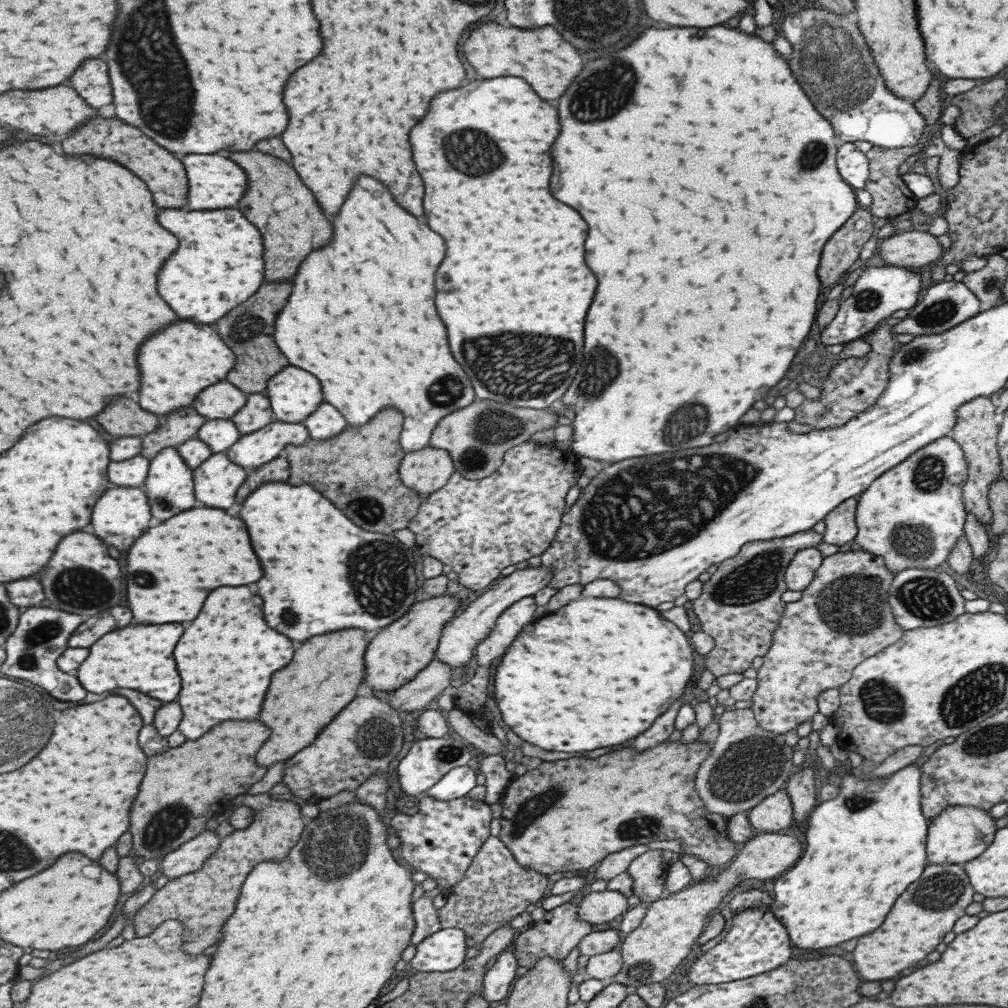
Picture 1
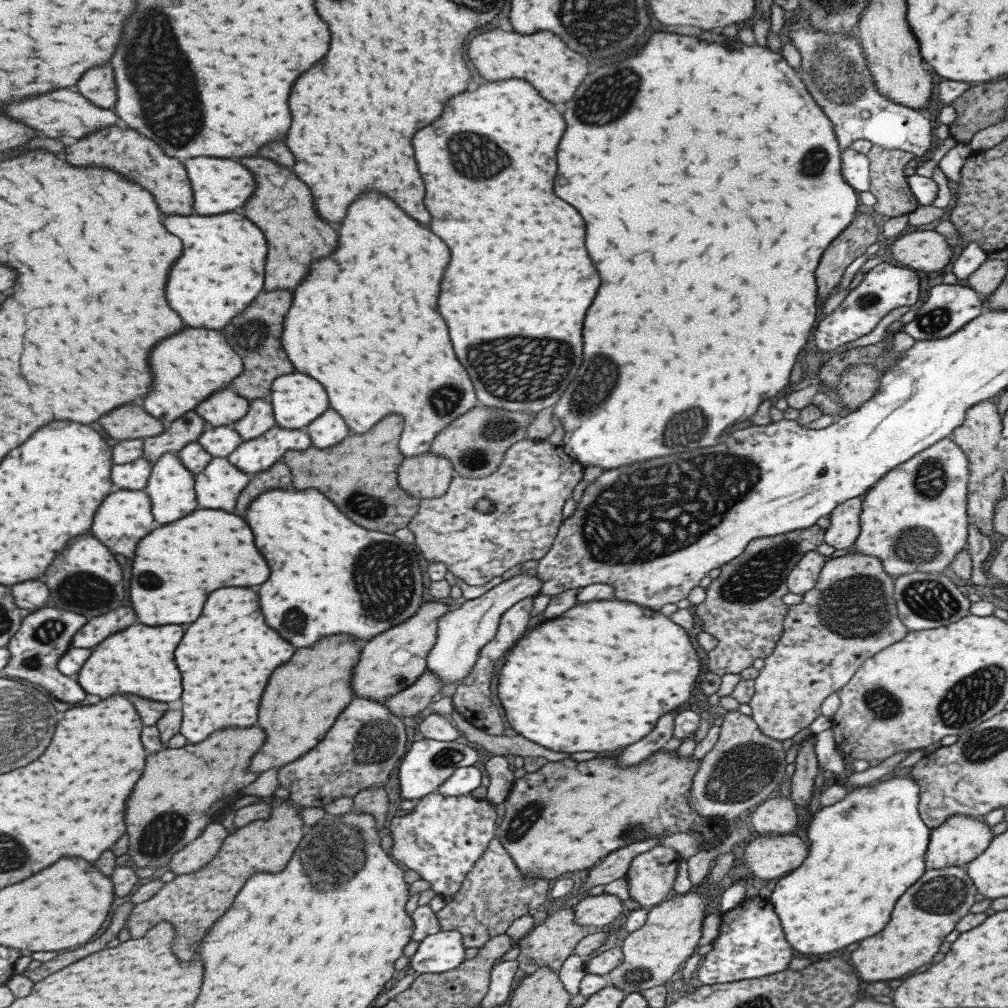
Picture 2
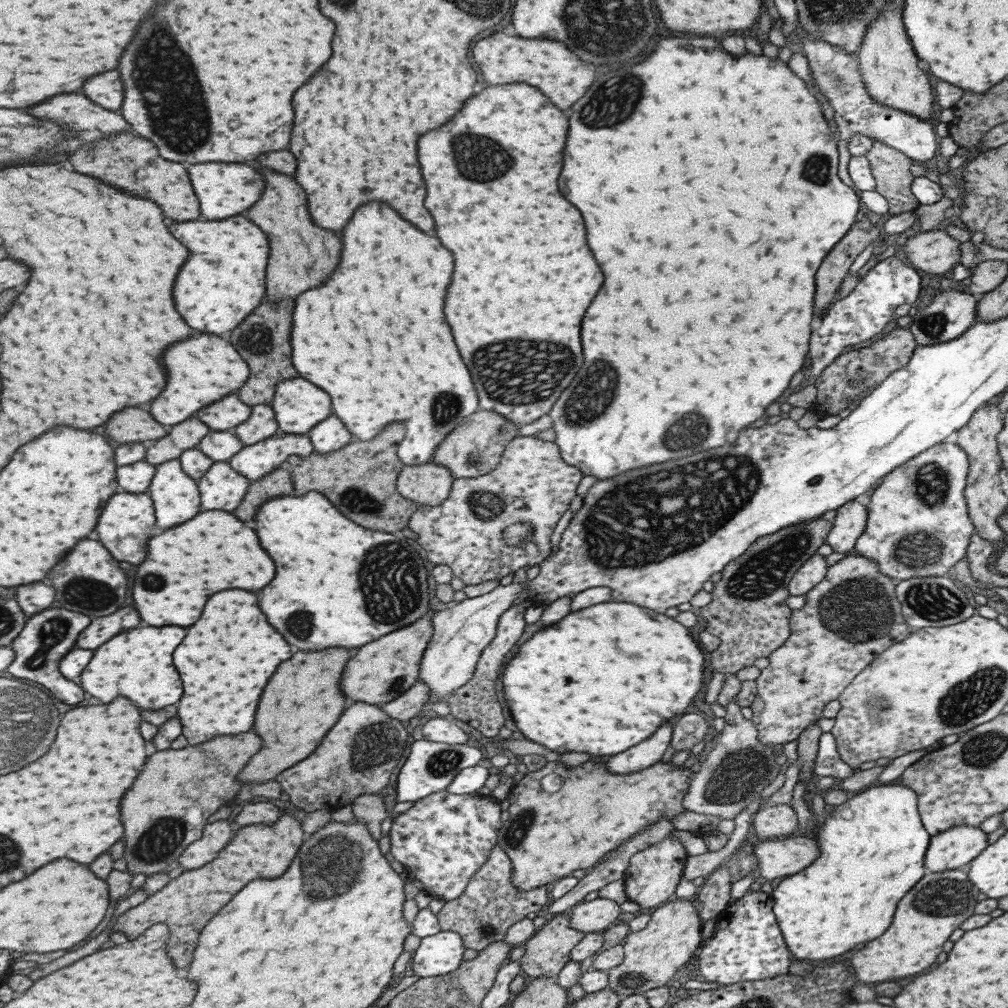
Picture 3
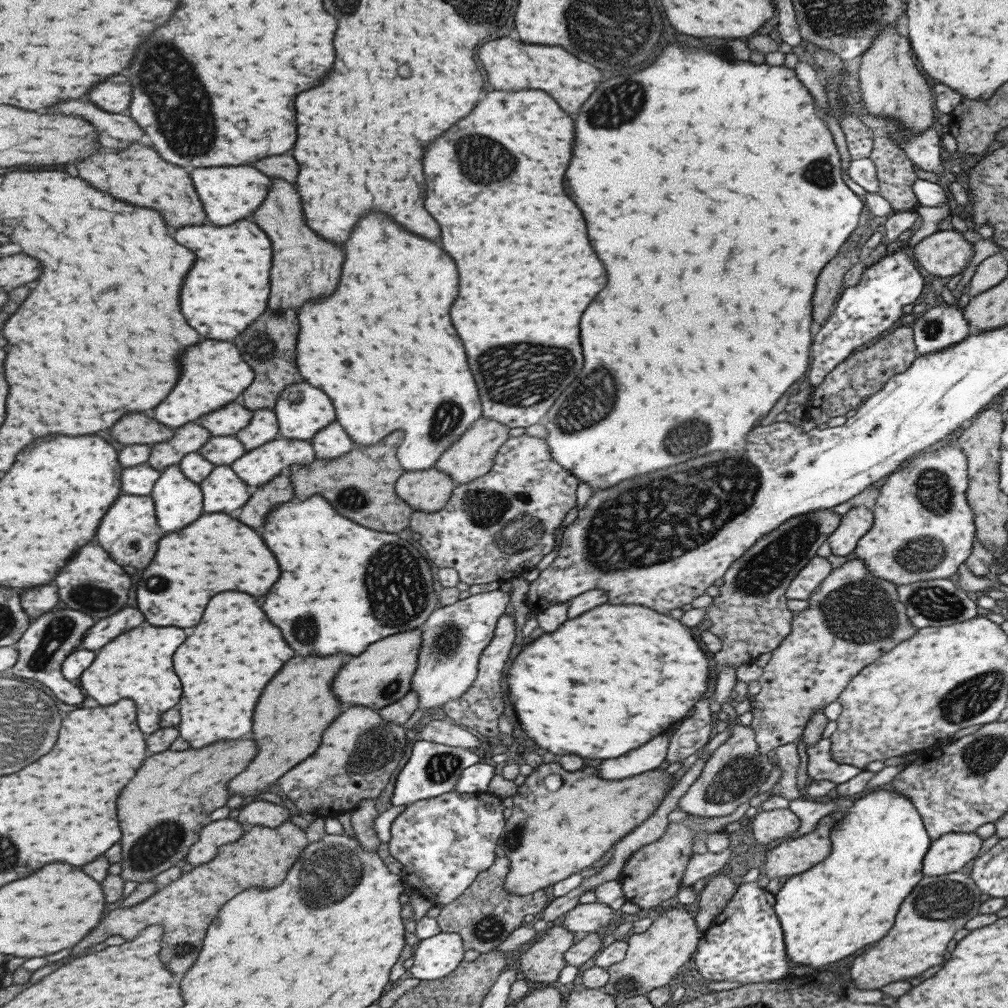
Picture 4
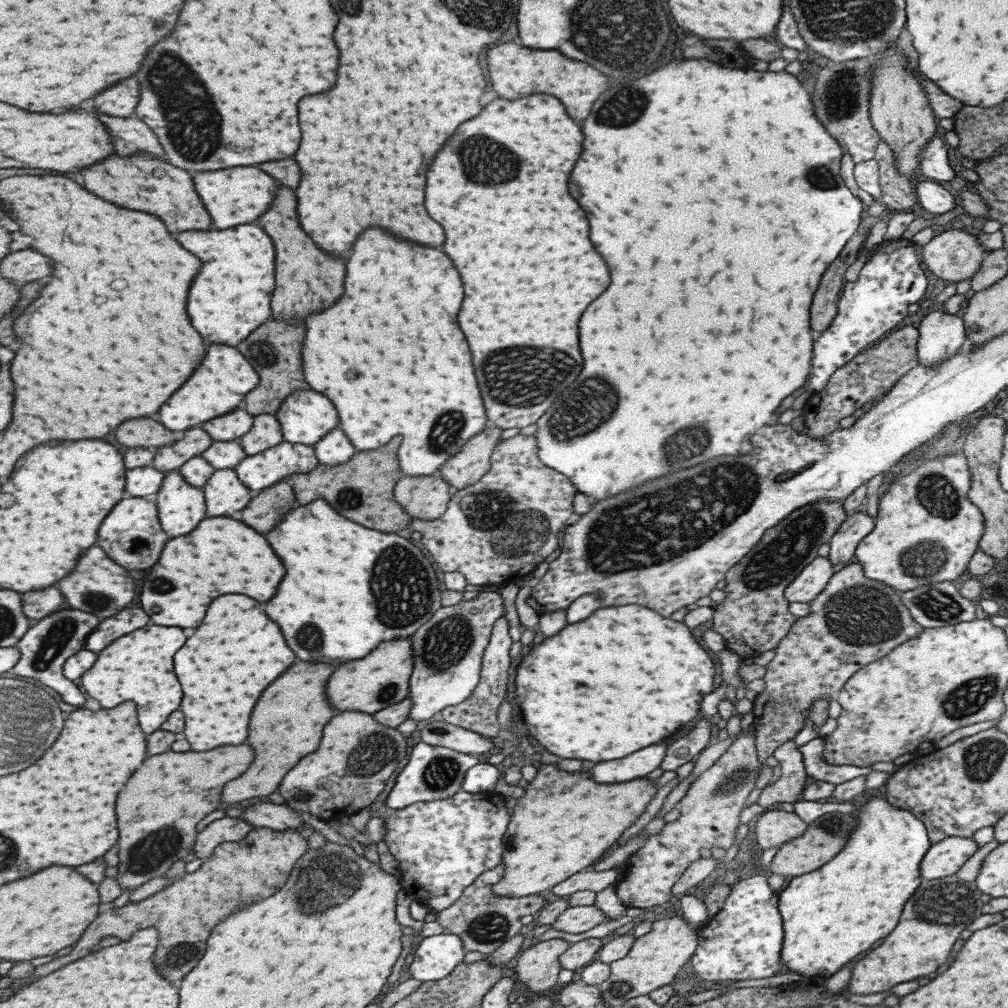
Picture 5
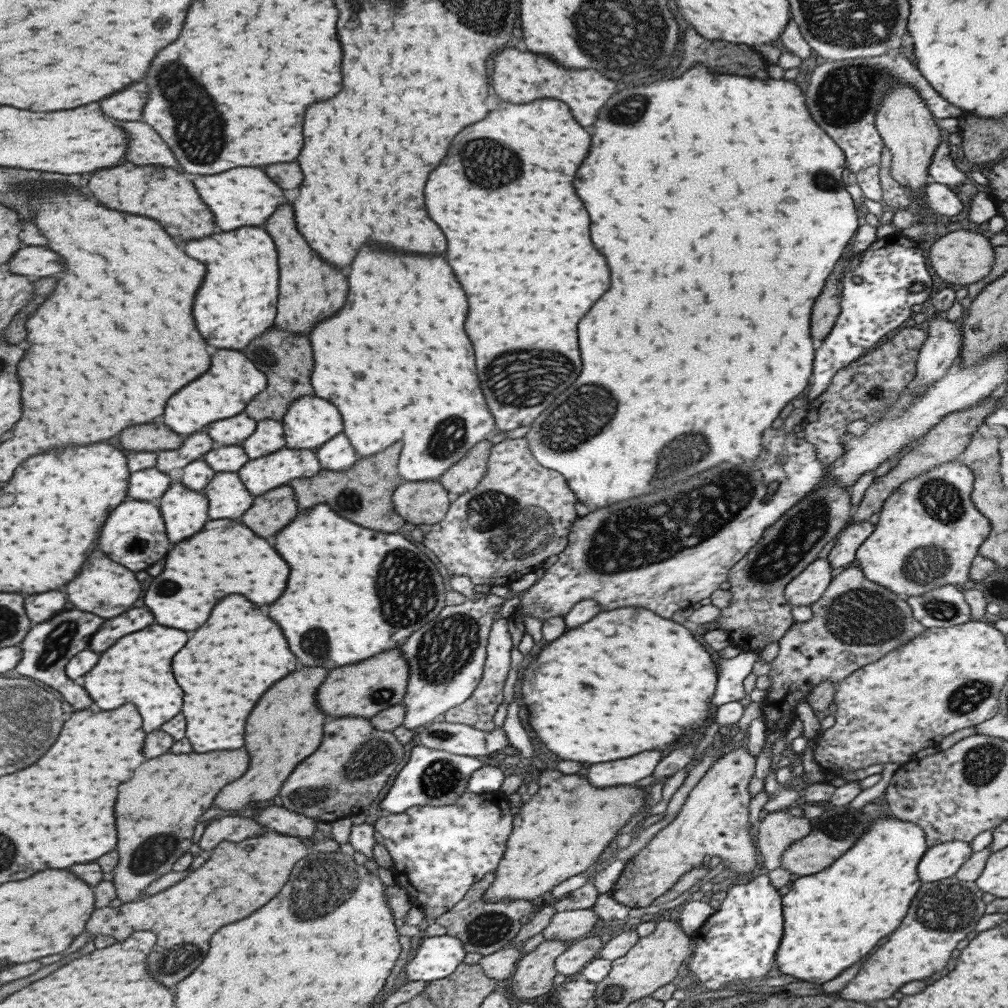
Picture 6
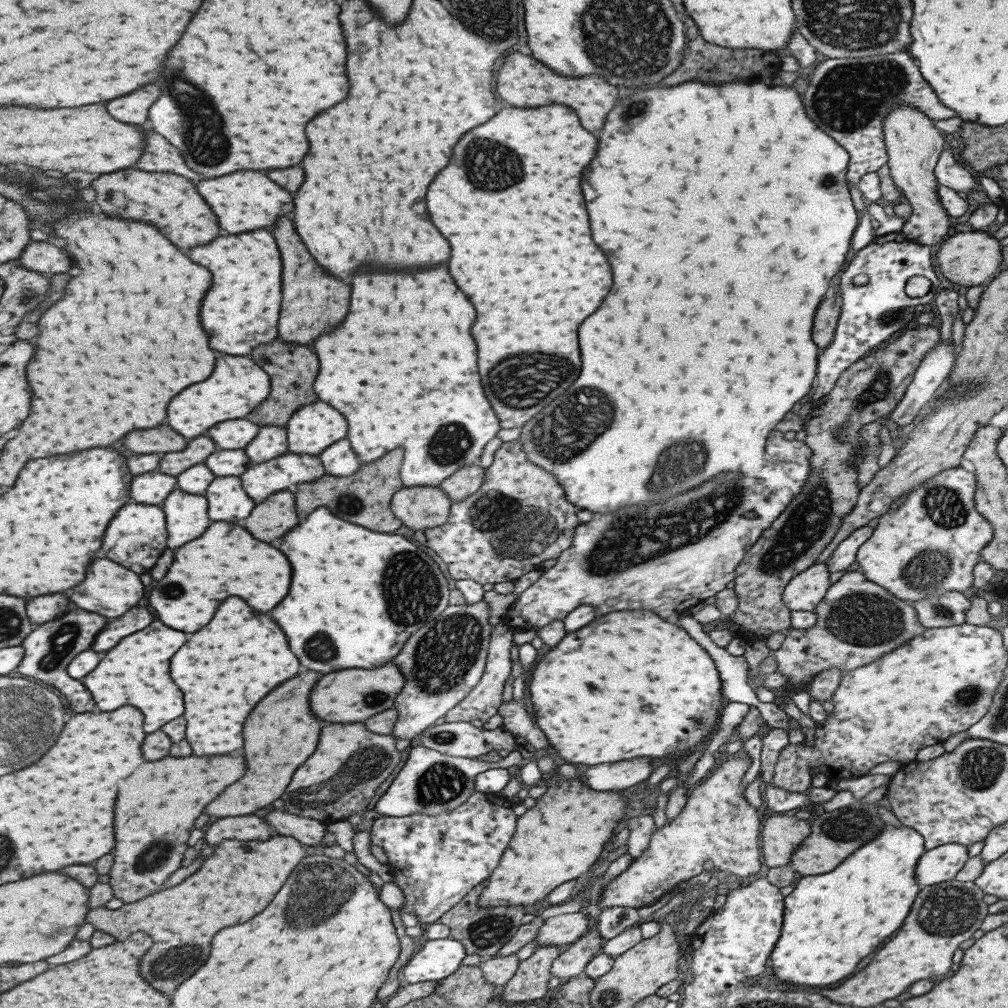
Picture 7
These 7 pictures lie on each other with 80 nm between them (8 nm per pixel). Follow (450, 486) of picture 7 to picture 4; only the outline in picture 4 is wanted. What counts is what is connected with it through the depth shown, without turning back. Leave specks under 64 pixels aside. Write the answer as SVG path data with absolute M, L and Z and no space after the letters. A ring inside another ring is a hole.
M481 414L477 422L472 422L471 426L463 431L461 438L457 438L449 448L446 448L446 451L437 457L434 467L449 476L455 484L465 484L483 476L491 468L495 453L501 444L510 438L507 433L509 429L510 427L496 420L488 419Z

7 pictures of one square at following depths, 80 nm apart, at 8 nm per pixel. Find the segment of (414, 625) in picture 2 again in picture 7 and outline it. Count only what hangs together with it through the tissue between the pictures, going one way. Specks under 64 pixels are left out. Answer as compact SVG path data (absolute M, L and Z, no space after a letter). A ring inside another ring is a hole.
M385 662L375 670L345 670L325 674L309 694L311 712L327 722L361 722L394 706L397 693L403 688L401 671L392 662Z

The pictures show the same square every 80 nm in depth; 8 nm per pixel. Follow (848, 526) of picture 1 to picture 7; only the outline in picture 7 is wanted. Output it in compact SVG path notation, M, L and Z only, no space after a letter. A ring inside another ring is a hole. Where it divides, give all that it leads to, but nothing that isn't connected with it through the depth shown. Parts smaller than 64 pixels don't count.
M865 525L859 527L849 533L839 544L833 549L833 552L826 558L823 564L829 572L837 572L838 570L849 570L855 565L855 557L857 549L871 536L872 528Z

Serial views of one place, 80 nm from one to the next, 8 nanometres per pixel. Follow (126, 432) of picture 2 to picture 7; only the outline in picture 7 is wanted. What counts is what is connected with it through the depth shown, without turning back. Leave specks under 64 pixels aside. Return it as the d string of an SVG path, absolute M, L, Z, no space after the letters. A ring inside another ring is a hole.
M161 424L157 428L149 430L133 430L125 434L125 448L135 454L147 454L147 452L179 452L185 448L187 439L173 432L169 426Z

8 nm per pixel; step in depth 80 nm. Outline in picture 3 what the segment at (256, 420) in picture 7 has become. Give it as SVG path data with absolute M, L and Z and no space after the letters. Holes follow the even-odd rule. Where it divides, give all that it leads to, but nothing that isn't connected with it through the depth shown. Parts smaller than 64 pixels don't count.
M263 298L261 304L245 320L227 332L226 338L229 344L233 345L237 354L249 367L249 376L235 392L243 404L250 407L256 404L269 405L276 384L281 379L292 379L298 376L290 361L291 310L293 310L293 300L269 302L267 298Z

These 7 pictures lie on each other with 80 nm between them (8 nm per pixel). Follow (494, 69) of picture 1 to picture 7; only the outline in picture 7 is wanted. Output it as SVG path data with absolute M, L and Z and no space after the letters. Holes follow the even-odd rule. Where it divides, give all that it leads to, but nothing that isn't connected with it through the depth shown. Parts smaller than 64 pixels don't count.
M511 52L502 60L501 68L495 78L495 92L507 104L517 108L533 108L543 105L561 103L577 112L577 118L585 130L599 130L603 124L605 114L611 110L613 102L617 100L617 88L607 84L599 76L566 77L555 74L553 69L535 60L531 55Z

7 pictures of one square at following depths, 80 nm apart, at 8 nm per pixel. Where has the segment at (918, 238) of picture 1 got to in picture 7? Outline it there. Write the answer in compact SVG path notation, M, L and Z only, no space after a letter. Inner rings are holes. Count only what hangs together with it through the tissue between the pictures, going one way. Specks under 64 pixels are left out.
M982 231L957 232L939 243L935 252L937 270L943 278L947 278L955 286L972 287L978 284L985 285L993 276L996 276L1001 264L999 241Z

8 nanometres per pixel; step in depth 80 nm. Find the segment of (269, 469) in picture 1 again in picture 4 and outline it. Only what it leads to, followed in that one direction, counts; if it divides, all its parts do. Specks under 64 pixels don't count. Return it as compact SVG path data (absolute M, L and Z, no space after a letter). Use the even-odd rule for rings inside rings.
M283 472L273 476L265 484L251 489L249 498L239 508L237 520L251 526L251 528L257 528L263 524L263 518L269 512L269 508L293 498L290 478L286 472Z

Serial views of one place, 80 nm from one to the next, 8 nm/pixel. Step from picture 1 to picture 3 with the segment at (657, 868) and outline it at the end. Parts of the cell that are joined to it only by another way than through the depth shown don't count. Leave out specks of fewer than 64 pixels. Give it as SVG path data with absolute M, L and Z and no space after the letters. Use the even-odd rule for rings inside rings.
M668 836L633 854L622 877L628 900L636 902L641 908L653 908L653 906L665 902L669 896L673 896L686 858L685 849L681 843L668 839Z

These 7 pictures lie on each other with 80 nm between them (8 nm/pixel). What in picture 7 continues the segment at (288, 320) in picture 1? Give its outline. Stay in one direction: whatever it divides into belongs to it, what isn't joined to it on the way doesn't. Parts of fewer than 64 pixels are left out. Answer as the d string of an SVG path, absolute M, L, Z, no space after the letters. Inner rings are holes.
M445 264L417 270L417 272L385 272L385 270L369 270L369 268L357 270L357 276L353 276L351 280L349 312L345 320L331 332L317 336L317 340L313 342L319 368L312 387L319 400L326 402L344 416L347 422L346 440L361 463L371 463L385 452L393 448L401 448L405 452L405 458L400 464L401 484L405 487L437 487L446 476L453 474L458 468L478 462L483 446L496 436L495 433L500 428L497 417L493 414L491 406L487 404L479 384L479 374L475 366L475 344L473 338L469 336L469 326L473 318L475 318L475 310L453 284Z

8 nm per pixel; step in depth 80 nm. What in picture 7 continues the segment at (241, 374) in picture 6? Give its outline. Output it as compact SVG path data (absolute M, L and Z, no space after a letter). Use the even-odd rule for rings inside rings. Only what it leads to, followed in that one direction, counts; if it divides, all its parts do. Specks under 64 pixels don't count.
M219 356L213 372L205 380L173 396L167 408L167 424L187 440L197 438L225 419L245 419L252 408L267 398L269 389L267 373L253 364L249 356Z

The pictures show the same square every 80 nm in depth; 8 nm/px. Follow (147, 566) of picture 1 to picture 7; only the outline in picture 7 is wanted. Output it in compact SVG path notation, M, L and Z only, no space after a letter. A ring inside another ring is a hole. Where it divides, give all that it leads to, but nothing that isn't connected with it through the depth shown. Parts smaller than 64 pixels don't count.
M213 522L201 536L197 536L195 540L191 540L189 544L183 544L181 548L177 548L173 552L173 562L167 568L167 574L151 586L147 602L153 608L153 612L161 624L165 624L173 630L181 630L181 632L195 632L195 630L199 630L199 626L205 626L209 622L209 618L213 616L219 602L225 600L227 596L245 598L245 602L253 610L259 610L259 612L271 610L287 594L289 576L291 576L289 562L279 550L271 548L265 542L255 540L253 536L249 536L247 530L243 530L235 524Z

